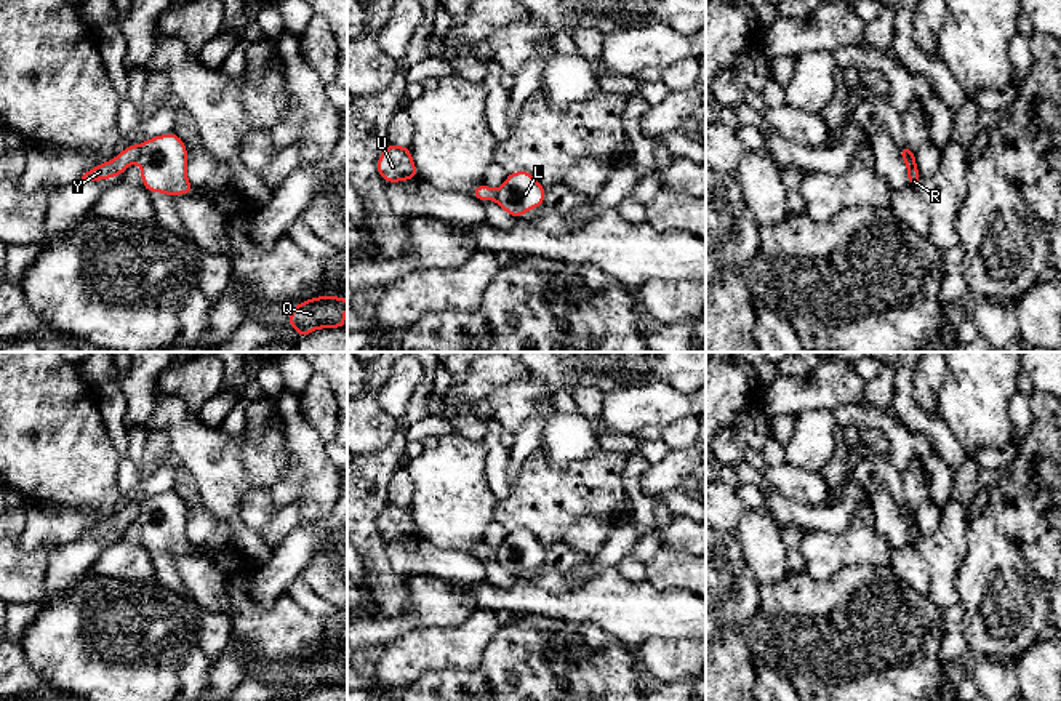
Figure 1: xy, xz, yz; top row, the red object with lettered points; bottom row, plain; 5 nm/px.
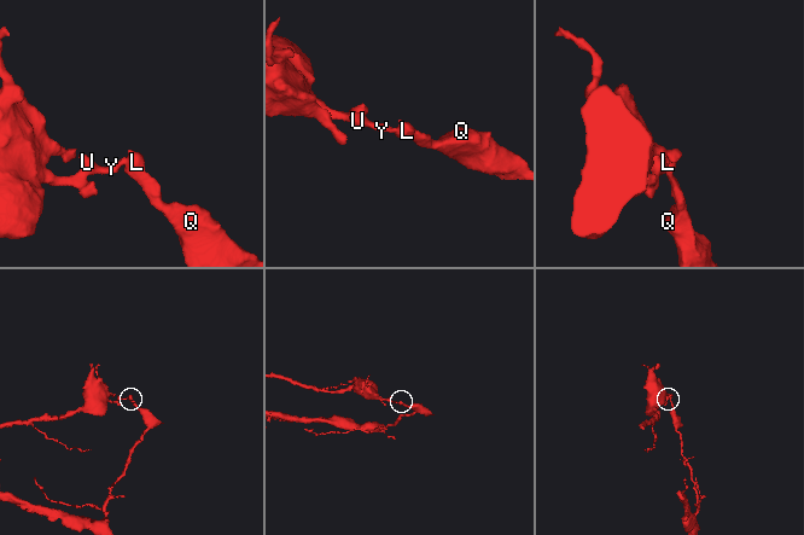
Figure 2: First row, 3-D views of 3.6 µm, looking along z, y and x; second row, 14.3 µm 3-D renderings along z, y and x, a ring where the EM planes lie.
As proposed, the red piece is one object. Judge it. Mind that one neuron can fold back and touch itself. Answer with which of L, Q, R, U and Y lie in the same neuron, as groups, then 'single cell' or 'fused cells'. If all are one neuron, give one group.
L Q R / U Y; fused cells

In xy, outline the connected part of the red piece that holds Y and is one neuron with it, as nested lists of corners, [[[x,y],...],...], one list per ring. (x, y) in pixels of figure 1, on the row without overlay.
[[[128,504],[112,519],[99,522],[98,525],[88,528],[82,535],[82,539],[112,538],[114,535],[123,533],[125,528],[138,519],[138,514],[139,504]]]

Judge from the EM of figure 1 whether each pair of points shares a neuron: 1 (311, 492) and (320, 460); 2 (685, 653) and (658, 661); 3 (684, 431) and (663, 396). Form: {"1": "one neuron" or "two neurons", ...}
{"1": "one neuron", "2": "one neuron", "3": "two neurons"}

